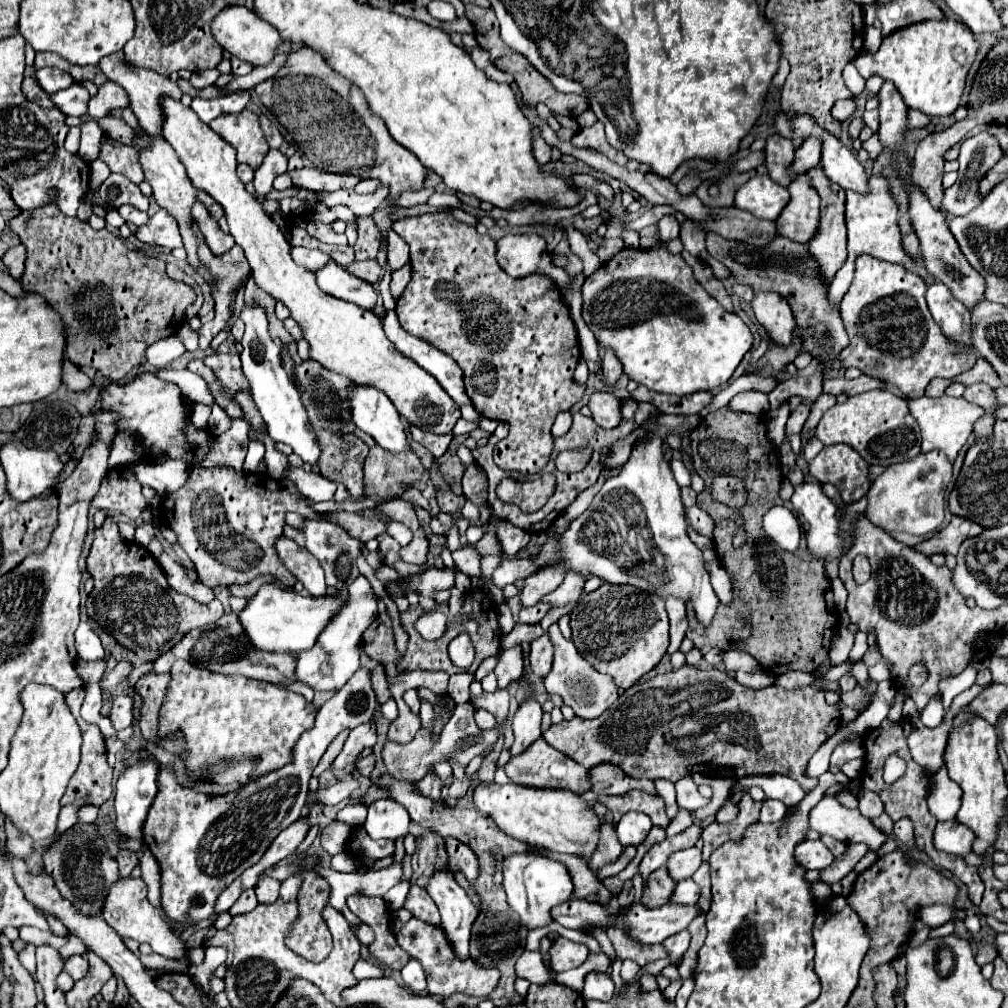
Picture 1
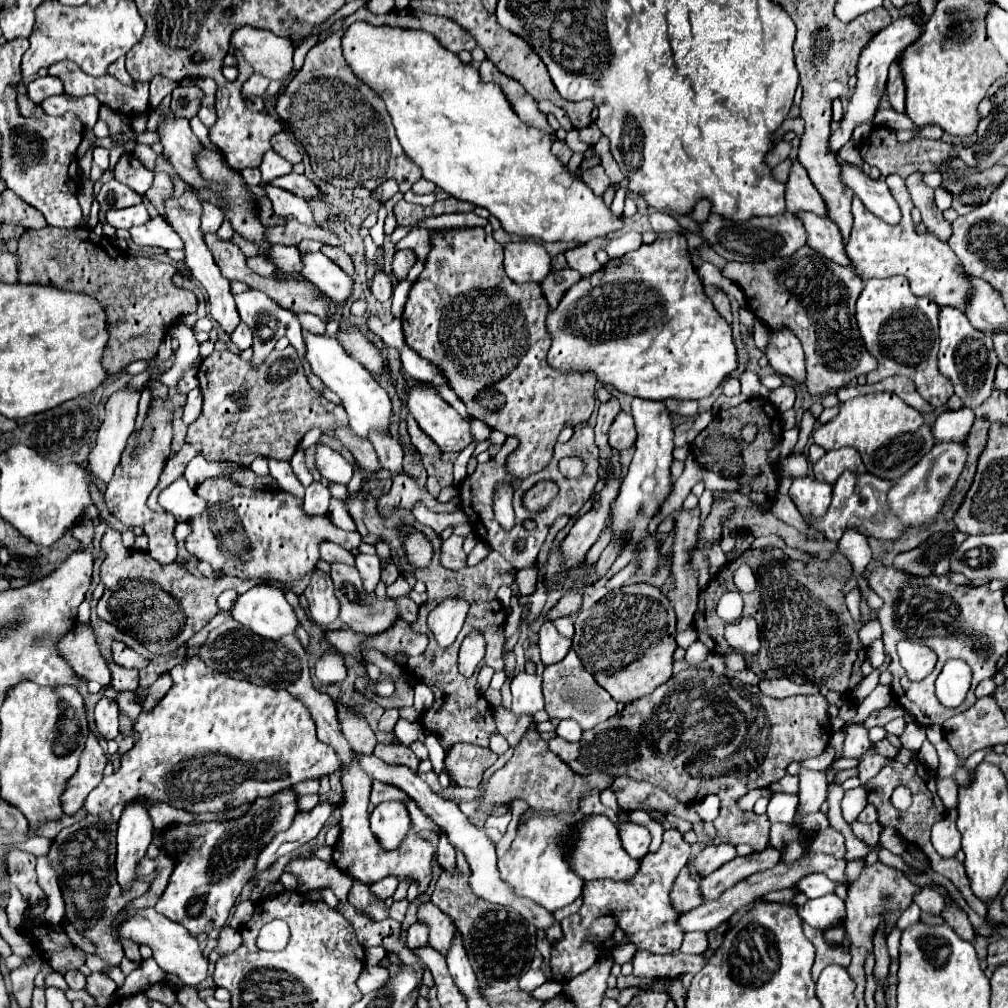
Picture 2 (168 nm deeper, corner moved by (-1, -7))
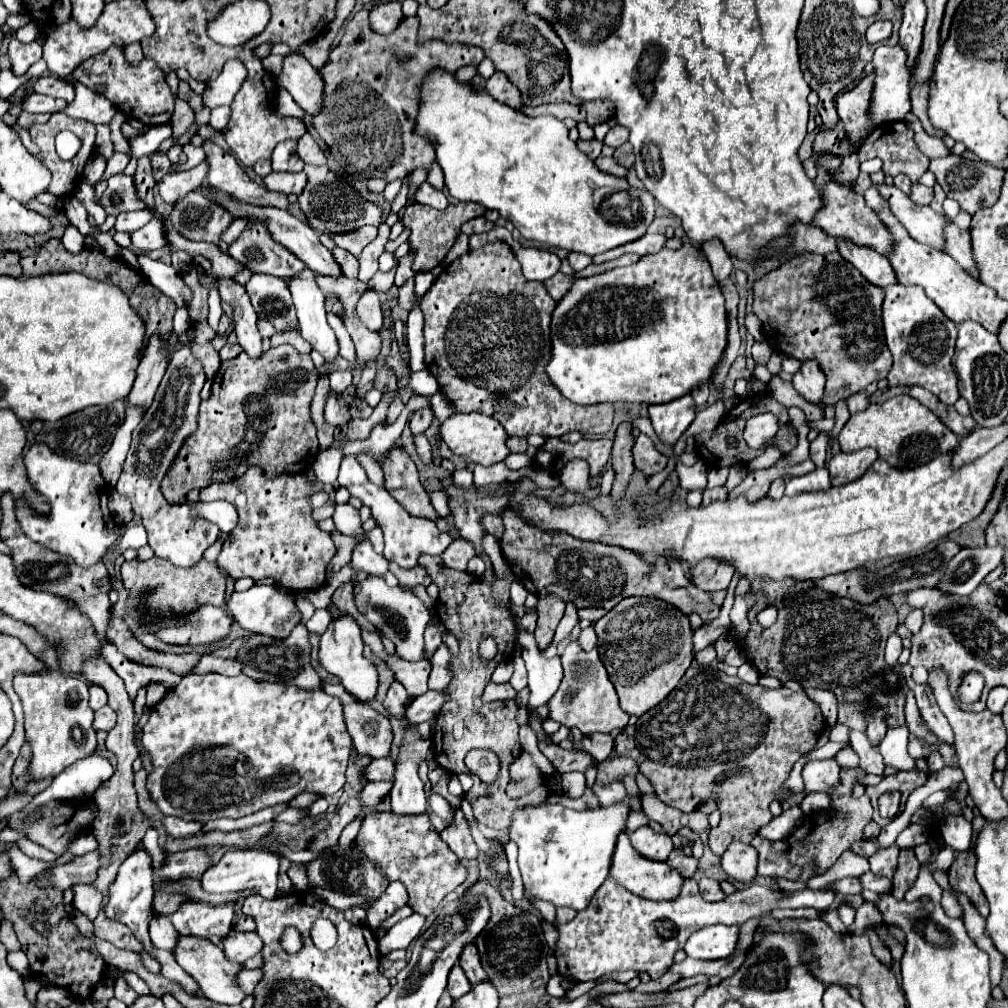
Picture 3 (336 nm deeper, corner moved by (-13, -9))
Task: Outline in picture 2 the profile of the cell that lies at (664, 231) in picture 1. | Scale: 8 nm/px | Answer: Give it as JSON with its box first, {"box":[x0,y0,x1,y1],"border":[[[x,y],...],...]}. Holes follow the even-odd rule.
{"box":[548,232,738,400],"border":[[[680,232],[658,234],[654,244],[650,244],[650,246],[642,244],[638,250],[610,260],[598,272],[594,272],[590,276],[584,276],[580,282],[576,282],[564,294],[558,308],[548,314],[548,334],[552,336],[552,346],[550,346],[550,352],[548,352],[548,362],[552,364],[552,368],[556,368],[560,372],[576,372],[576,374],[592,372],[600,384],[612,386],[612,388],[616,388],[624,394],[630,394],[630,396],[636,396],[636,398],[646,398],[646,400],[666,400],[666,398],[700,400],[704,396],[710,396],[730,376],[730,372],[738,366],[738,362],[736,362],[738,356],[736,356],[736,348],[734,348],[734,342],[732,342],[732,328],[714,310],[712,300],[704,294],[702,280],[696,274],[696,268],[690,260],[690,250],[686,246],[686,238]]]}

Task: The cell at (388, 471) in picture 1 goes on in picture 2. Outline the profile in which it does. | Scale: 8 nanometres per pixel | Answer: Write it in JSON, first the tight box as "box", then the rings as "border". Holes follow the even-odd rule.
{"box":[368,432,404,474],"border":[[[390,432],[388,434],[370,434],[368,438],[378,452],[382,468],[390,468],[394,474],[398,474],[402,470],[402,456],[404,456],[398,438],[392,436]]]}

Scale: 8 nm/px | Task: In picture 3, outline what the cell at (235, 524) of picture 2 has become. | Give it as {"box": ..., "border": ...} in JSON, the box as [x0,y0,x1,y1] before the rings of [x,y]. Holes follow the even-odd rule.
{"box":[200,466,336,590],"border":[[[250,466],[244,476],[228,482],[214,482],[202,488],[200,500],[228,500],[240,506],[240,522],[224,540],[216,564],[234,580],[250,576],[252,580],[274,578],[290,590],[316,590],[324,586],[326,564],[336,552],[328,532],[322,532],[314,518],[308,496],[322,490],[318,482],[312,486],[304,474],[280,474],[268,478],[262,468]]]}

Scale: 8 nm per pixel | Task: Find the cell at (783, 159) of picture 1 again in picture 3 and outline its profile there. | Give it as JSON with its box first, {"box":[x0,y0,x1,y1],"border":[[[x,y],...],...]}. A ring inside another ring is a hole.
{"box":[814,182,892,254],"border":[[[836,182],[824,184],[824,188],[822,188],[822,208],[814,216],[814,224],[820,226],[824,232],[828,232],[834,238],[850,238],[856,244],[872,246],[880,254],[888,252],[888,244],[892,242],[892,240],[888,240],[888,232],[884,232],[884,226],[880,224],[880,220],[876,220],[876,212],[872,212],[866,206],[864,196],[850,190],[850,188],[840,186]]]}

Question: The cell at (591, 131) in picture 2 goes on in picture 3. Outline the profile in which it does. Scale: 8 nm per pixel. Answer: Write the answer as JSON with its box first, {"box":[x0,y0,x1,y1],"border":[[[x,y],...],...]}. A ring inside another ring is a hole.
{"box":[604,126,628,148],"border":[[[614,126],[614,128],[610,128],[610,132],[608,132],[606,138],[604,138],[604,146],[618,148],[618,146],[622,146],[626,140],[628,140],[628,130],[624,130],[624,128],[620,128],[620,126]]]}

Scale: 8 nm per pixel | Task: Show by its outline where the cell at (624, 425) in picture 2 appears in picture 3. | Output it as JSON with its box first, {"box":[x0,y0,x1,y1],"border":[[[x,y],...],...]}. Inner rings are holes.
{"box":[632,434,668,476],"border":[[[646,434],[636,436],[632,454],[634,454],[634,466],[638,470],[642,470],[646,476],[662,472],[668,462],[668,458],[654,448],[654,442]]]}

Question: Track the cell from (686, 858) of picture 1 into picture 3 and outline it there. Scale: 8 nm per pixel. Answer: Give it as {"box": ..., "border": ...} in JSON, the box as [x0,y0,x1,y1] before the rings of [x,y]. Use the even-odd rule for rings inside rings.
{"box":[722,842,758,882],"border":[[[732,842],[730,848],[722,854],[724,872],[738,882],[750,882],[756,876],[758,854],[750,844]]]}

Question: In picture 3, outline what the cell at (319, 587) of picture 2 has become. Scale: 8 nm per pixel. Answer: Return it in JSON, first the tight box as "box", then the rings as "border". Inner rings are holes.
{"box":[318,612,378,700],"border":[[[342,612],[334,622],[328,624],[326,632],[320,636],[320,654],[318,654],[318,660],[320,664],[334,676],[340,678],[342,686],[352,694],[356,696],[358,700],[372,700],[374,694],[376,694],[376,688],[378,688],[378,672],[374,668],[374,664],[370,660],[366,660],[362,656],[362,648],[364,648],[364,642],[360,638],[360,626],[356,624],[356,618]]]}

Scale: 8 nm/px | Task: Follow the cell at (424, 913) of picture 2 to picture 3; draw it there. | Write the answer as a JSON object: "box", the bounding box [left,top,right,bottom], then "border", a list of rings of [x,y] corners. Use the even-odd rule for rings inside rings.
{"box":[458,944,486,986],"border":[[[466,944],[466,946],[464,946],[458,964],[462,966],[462,970],[464,970],[464,974],[466,974],[466,978],[470,980],[472,986],[478,984],[480,980],[486,980],[486,972],[484,972],[482,966],[480,966],[478,950],[476,950],[474,944]]]}

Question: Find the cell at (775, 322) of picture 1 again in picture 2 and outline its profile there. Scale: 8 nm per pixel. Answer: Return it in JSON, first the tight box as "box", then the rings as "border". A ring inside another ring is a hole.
{"box":[766,328,806,384],"border":[[[788,328],[770,332],[770,344],[766,350],[766,358],[778,376],[788,376],[796,384],[806,382],[804,350],[798,338],[792,336]]]}

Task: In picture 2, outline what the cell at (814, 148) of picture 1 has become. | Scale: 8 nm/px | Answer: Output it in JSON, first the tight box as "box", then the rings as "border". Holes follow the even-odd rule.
{"box":[830,16,920,152],"border":[[[902,16],[898,20],[894,20],[888,28],[884,28],[880,34],[876,34],[868,46],[862,50],[860,58],[858,58],[858,82],[856,82],[856,88],[854,88],[854,94],[850,98],[850,104],[846,108],[846,114],[840,122],[840,128],[832,134],[830,138],[830,148],[834,152],[838,152],[850,138],[852,138],[852,132],[856,126],[864,124],[864,122],[872,122],[876,112],[878,112],[878,104],[880,104],[880,98],[884,94],[884,86],[886,86],[886,80],[888,80],[888,66],[896,60],[896,56],[906,50],[918,36],[920,36],[920,26],[912,22],[910,16]]]}

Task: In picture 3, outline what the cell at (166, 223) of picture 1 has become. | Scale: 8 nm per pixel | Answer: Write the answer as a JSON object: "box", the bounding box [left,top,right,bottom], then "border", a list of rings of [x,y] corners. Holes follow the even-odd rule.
{"box":[132,216,168,252],"border":[[[154,216],[146,226],[142,226],[140,230],[132,232],[132,244],[142,250],[142,252],[150,252],[150,250],[160,250],[168,246],[168,238],[166,238],[166,228],[164,228],[164,220],[162,216]]]}

